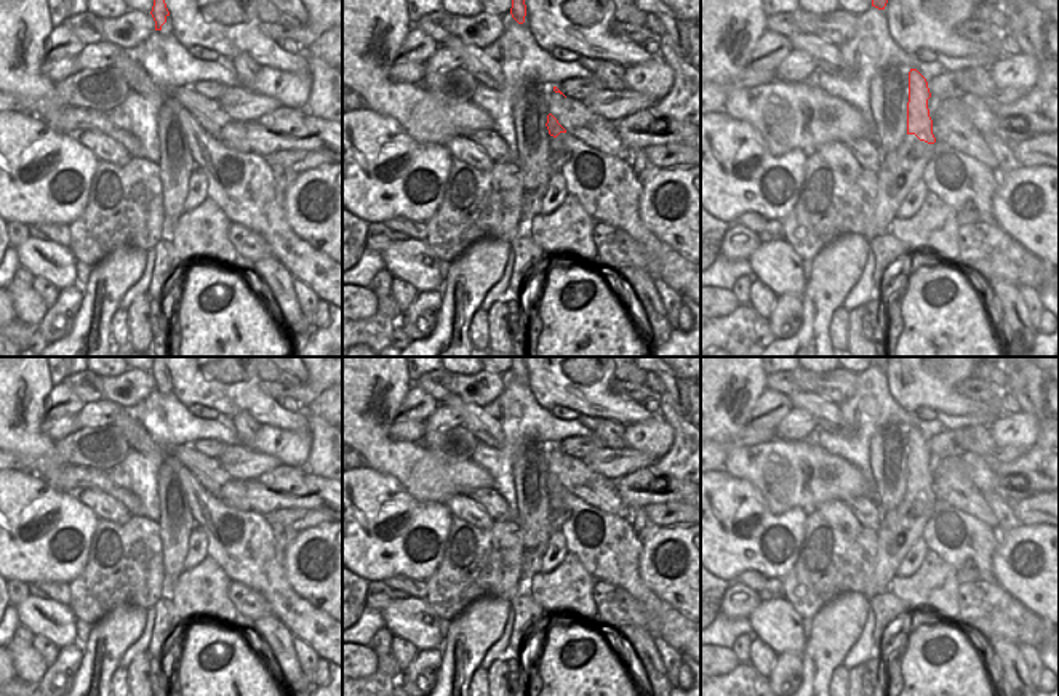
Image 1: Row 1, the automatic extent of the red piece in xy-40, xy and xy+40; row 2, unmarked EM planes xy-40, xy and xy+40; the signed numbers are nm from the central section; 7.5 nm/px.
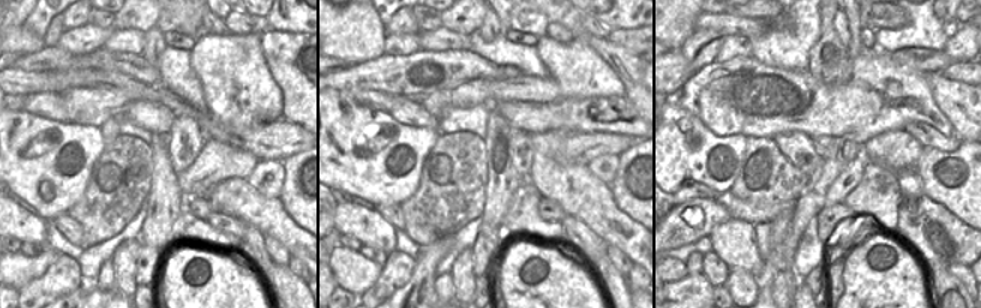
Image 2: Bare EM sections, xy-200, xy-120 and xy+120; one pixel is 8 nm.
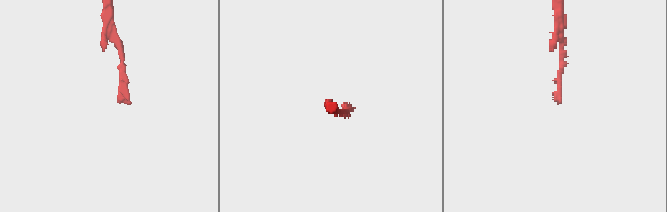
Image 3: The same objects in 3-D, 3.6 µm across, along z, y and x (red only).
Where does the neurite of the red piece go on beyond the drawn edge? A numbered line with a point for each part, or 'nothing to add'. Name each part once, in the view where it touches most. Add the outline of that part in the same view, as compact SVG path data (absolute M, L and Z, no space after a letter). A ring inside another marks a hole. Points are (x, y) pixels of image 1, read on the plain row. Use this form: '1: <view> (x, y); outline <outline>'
1: xy+40 (890, 551); outline M907 493L907 515L910 520L907 539L901 542L899 536L877 536L875 571L864 590L869 600L889 590L901 562L915 541L923 536L923 530L933 512L934 502L920 499L915 493Z

